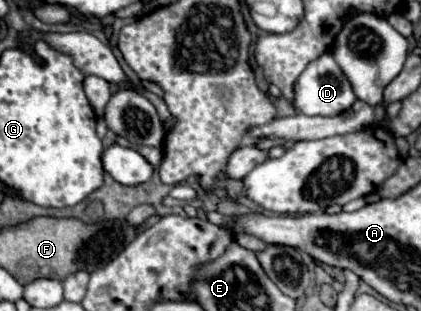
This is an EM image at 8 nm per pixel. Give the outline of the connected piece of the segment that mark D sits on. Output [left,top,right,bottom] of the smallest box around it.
[295,51,355,117]

